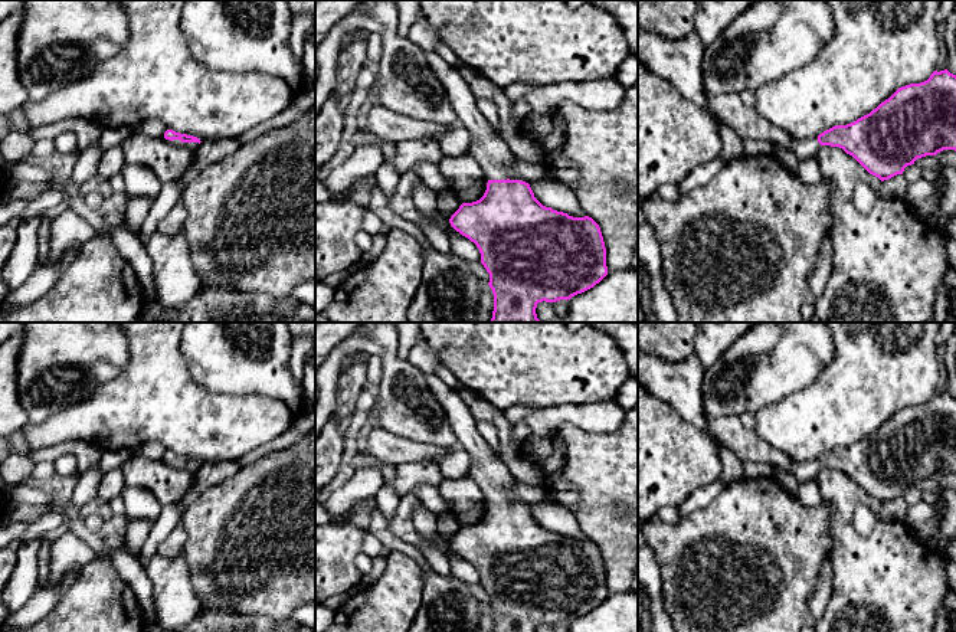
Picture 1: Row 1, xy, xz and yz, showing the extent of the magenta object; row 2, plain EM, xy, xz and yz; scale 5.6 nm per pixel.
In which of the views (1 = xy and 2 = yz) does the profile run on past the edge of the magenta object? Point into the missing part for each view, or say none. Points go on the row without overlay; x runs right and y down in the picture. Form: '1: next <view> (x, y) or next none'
1: next none
2: next yz (802, 471)

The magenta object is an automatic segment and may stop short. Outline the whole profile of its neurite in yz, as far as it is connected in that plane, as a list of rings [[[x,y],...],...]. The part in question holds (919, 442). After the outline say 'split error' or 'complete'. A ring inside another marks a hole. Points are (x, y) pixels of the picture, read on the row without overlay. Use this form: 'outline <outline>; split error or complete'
outline [[[947,392],[940,394],[934,393],[924,405],[910,406],[898,410],[875,432],[851,446],[835,448],[815,461],[801,462],[792,459],[790,465],[788,466],[799,484],[815,478],[816,472],[822,468],[842,471],[847,477],[852,478],[870,497],[878,500],[881,504],[897,497],[903,497],[904,491],[914,487],[917,481],[936,478],[943,472],[956,474],[956,397],[950,396]]]; split error

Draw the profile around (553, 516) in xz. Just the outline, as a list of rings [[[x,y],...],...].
[[[551,500],[543,504],[536,504],[530,507],[534,520],[546,530],[553,533],[567,536],[573,540],[587,538],[579,527],[579,523],[572,513],[557,500]]]

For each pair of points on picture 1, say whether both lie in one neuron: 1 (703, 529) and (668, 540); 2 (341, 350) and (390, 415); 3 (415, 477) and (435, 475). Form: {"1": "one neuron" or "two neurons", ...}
{"1": "one neuron", "2": "one neuron", "3": "one neuron"}

